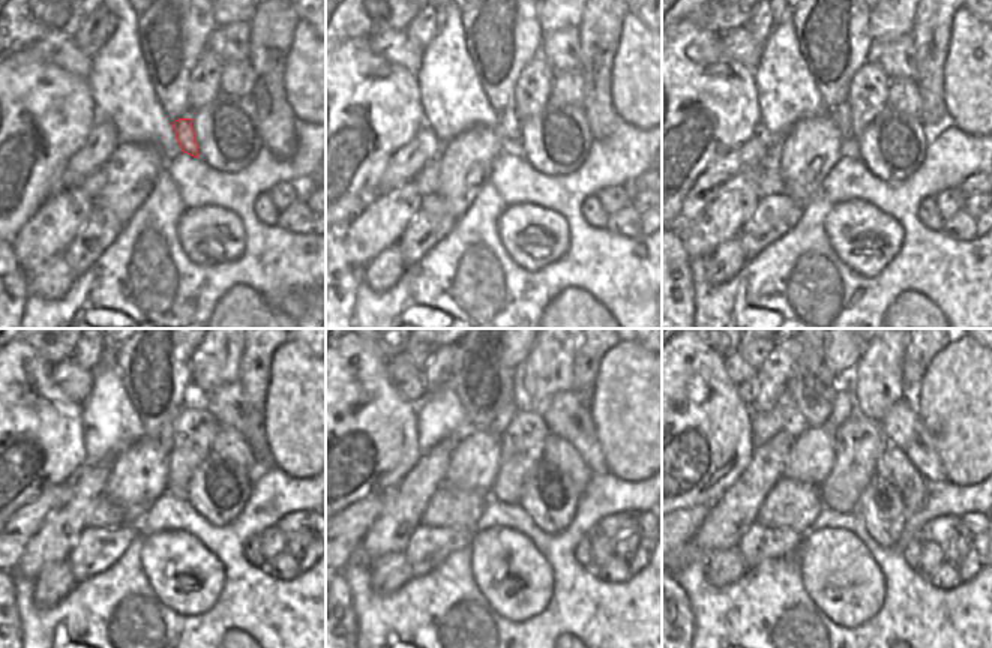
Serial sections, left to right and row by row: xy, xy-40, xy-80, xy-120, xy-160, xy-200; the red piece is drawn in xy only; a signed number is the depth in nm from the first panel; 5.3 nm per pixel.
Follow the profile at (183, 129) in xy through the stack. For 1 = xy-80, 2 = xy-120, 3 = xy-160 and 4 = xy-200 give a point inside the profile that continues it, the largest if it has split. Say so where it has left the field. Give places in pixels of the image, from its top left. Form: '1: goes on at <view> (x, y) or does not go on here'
1: goes on at xy-80 (841, 113)
2: goes on at xy-120 (165, 435)
3: goes on at xy-160 (503, 419)
4: goes on at xy-200 (844, 407)

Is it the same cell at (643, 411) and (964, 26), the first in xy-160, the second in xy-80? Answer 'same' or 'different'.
same

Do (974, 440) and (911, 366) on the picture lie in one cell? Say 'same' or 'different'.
different

